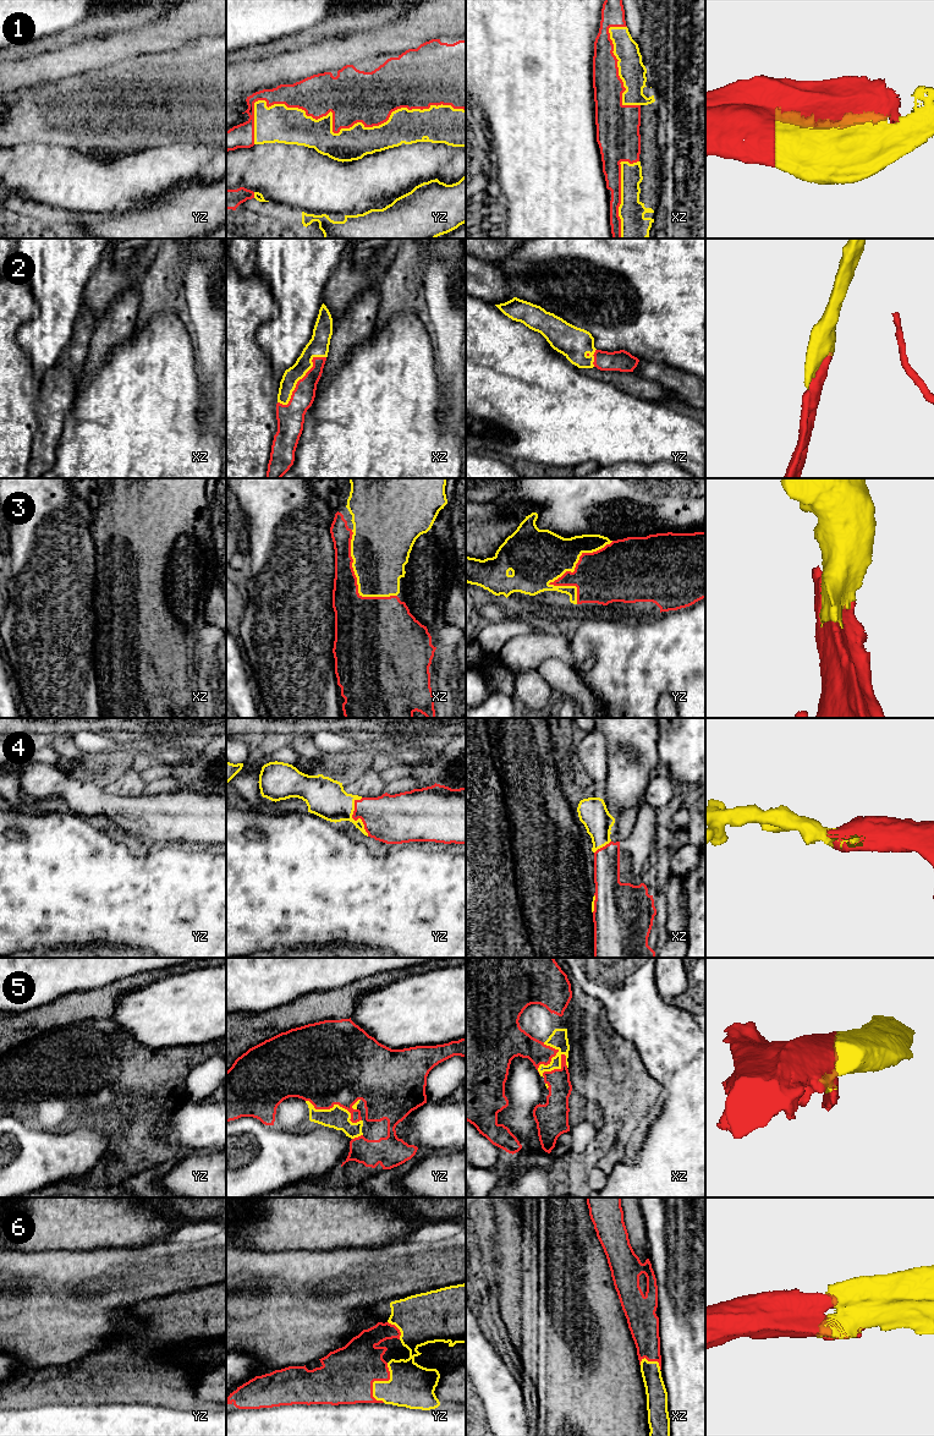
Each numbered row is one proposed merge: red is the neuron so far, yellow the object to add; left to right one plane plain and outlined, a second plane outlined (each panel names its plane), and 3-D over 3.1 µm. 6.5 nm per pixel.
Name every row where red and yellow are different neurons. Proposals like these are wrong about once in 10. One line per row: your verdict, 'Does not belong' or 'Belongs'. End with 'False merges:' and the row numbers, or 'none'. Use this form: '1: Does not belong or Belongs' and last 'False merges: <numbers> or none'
1: Belongs
2: Belongs
3: Belongs
4: Belongs
5: Belongs
6: Belongs
False merges: none

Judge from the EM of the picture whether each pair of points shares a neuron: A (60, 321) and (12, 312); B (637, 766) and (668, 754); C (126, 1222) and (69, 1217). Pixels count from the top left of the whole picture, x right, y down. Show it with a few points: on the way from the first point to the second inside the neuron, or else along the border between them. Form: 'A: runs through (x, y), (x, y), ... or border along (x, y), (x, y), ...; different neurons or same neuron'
A: border along (31, 289), (38, 313), (21, 325), (17, 338); different neurons
B: border along (658, 730), (657, 756), (661, 769); different neurons
C: runs through (111, 1217), (83, 1217); same neuron

